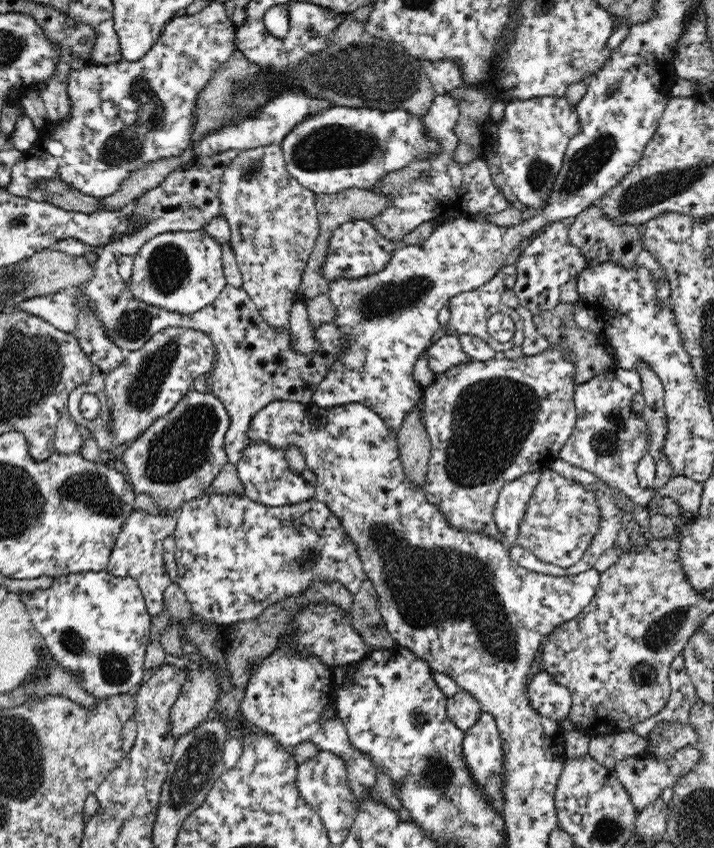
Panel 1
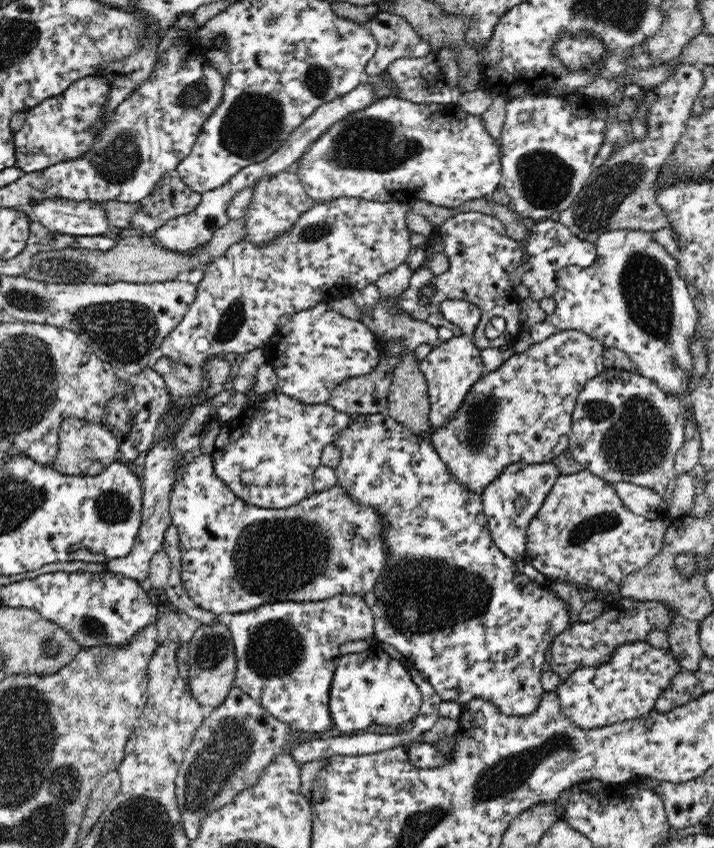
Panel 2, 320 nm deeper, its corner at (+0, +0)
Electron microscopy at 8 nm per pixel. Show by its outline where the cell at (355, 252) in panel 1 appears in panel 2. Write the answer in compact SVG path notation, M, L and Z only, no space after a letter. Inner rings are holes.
M349 197L330 200L328 204L316 202L292 224L292 228L270 243L254 245L244 240L230 246L224 256L202 268L203 278L196 284L196 298L182 322L160 345L162 354L194 369L200 369L204 360L218 354L234 352L240 358L268 342L282 315L294 315L320 303L335 305L343 297L352 297L360 288L375 283L383 274L406 262L412 252L408 212L412 212L408 203L373 202Z

